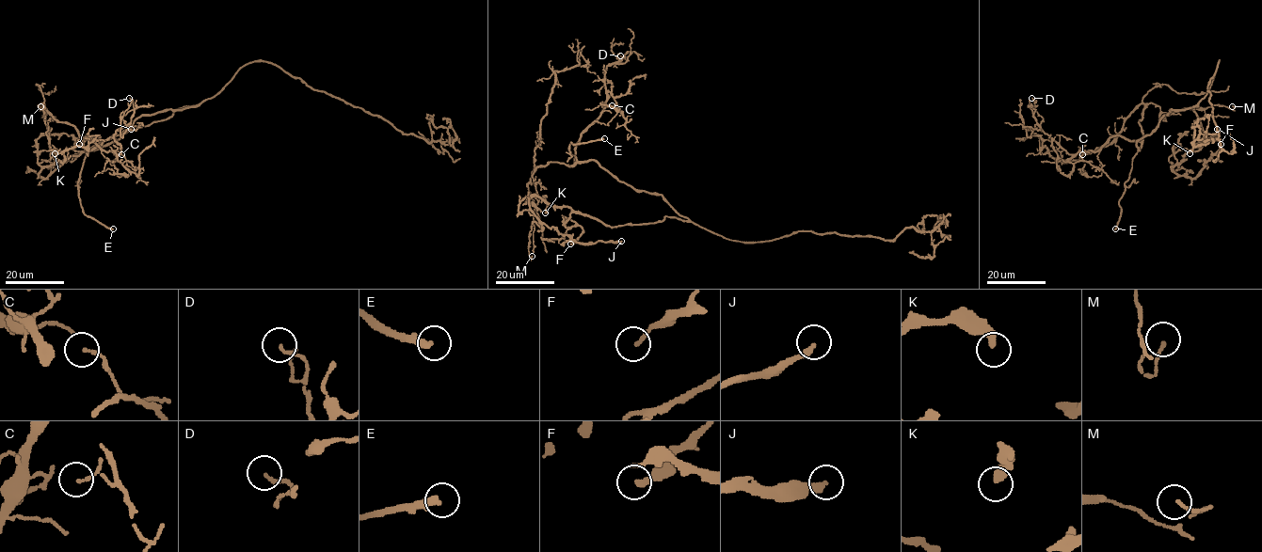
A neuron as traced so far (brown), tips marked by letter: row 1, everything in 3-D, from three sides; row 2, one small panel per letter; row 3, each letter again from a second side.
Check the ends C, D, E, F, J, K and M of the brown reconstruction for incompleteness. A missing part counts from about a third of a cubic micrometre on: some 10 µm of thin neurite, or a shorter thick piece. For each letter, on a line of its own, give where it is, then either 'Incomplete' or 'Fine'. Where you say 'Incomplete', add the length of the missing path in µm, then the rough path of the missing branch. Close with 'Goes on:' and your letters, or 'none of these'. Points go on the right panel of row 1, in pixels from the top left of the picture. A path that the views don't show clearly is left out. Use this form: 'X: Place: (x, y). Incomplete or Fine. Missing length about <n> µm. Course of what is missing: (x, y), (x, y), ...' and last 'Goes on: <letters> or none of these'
C: Place: (1082, 154). Fine
D: Place: (1031, 98). Fine
E: Place: (1115, 228). Incomplete. Missing length about 50 µm. Course of what is missing: (1115, 228), (1112, 234), (1106, 235), (1133, 219), (1131, 217)
F: Place: (1221, 144). Fine
J: Place: (1217, 129). Fine
K: Place: (1190, 153). Fine
M: Place: (1232, 106). Fine
Goes on: E

